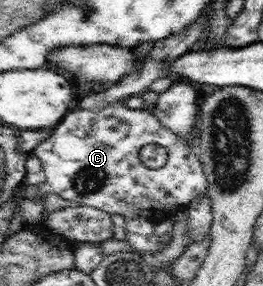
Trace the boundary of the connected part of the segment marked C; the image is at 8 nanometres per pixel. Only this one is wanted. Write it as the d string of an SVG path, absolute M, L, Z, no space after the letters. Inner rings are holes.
M123 98L123 100L119 100L119 102L113 102L113 104L105 104L101 110L87 110L86 108L78 108L73 111L69 111L63 118L62 121L54 128L51 130L51 134L45 138L45 140L41 140L41 144L39 146L35 146L35 150L33 150L32 154L37 155L41 159L41 166L43 167L43 172L45 173L45 180L47 181L47 184L50 186L50 189L52 190L53 193L59 194L61 198L64 198L65 200L69 200L69 202L78 202L79 206L89 206L101 211L108 212L109 215L113 214L119 214L122 218L125 218L126 220L129 220L129 218L143 218L144 220L147 220L148 222L151 222L152 225L157 224L159 222L164 221L167 218L172 218L176 214L180 213L182 210L186 209L187 206L189 206L189 203L194 201L194 198L200 197L202 194L206 193L207 190L207 177L205 174L205 171L203 170L201 161L199 159L199 156L197 156L190 148L188 145L188 142L184 140L184 138L181 138L180 136L177 136L172 130L169 130L167 126L163 126L161 124L161 121L157 118L157 115L153 113L152 110L150 109L127 109L127 107L123 106L123 101L125 101L127 98ZM149 143L155 143L159 144L161 146L164 146L167 151L168 151L168 158L163 167L160 167L158 169L151 169L149 167L146 167L141 163L141 160L139 159L139 150L143 148L146 144Z

